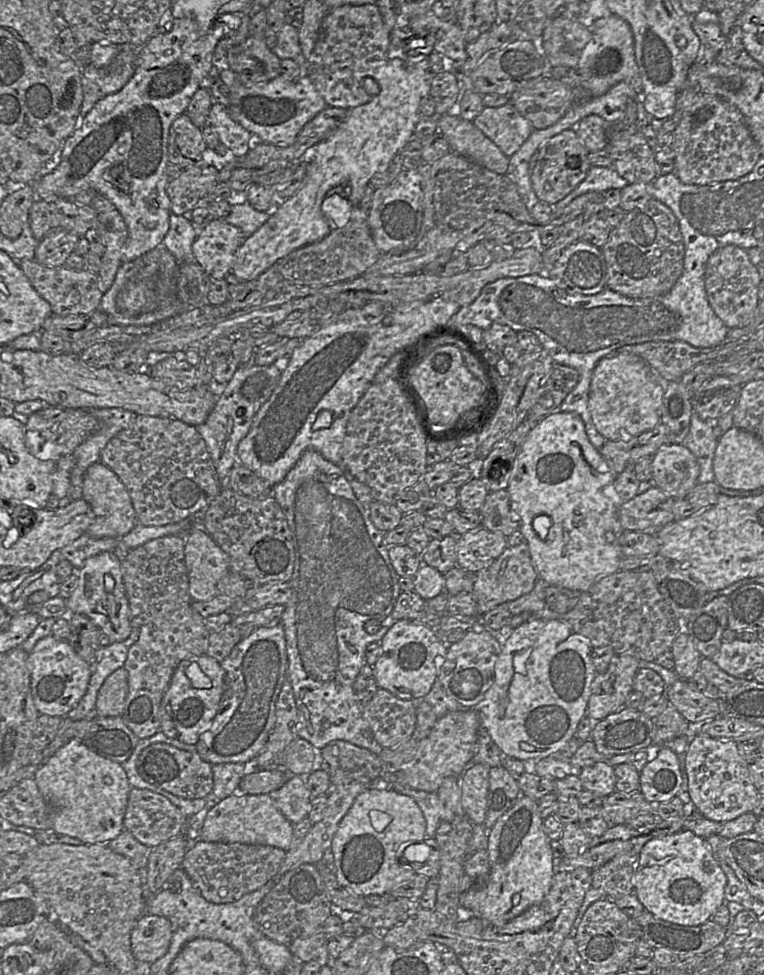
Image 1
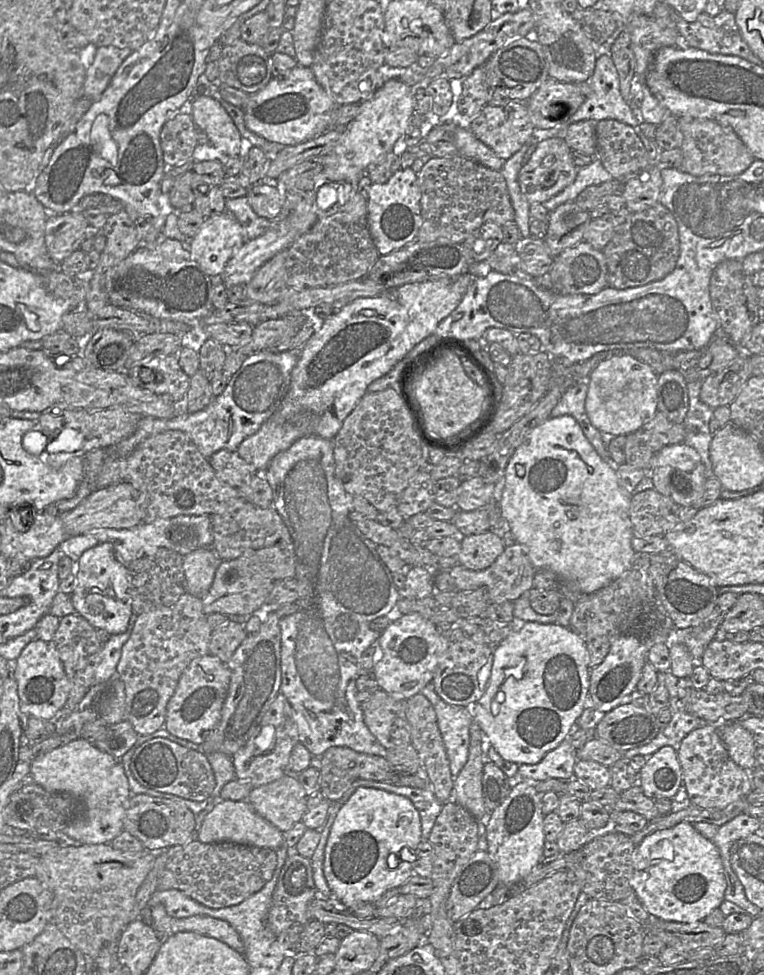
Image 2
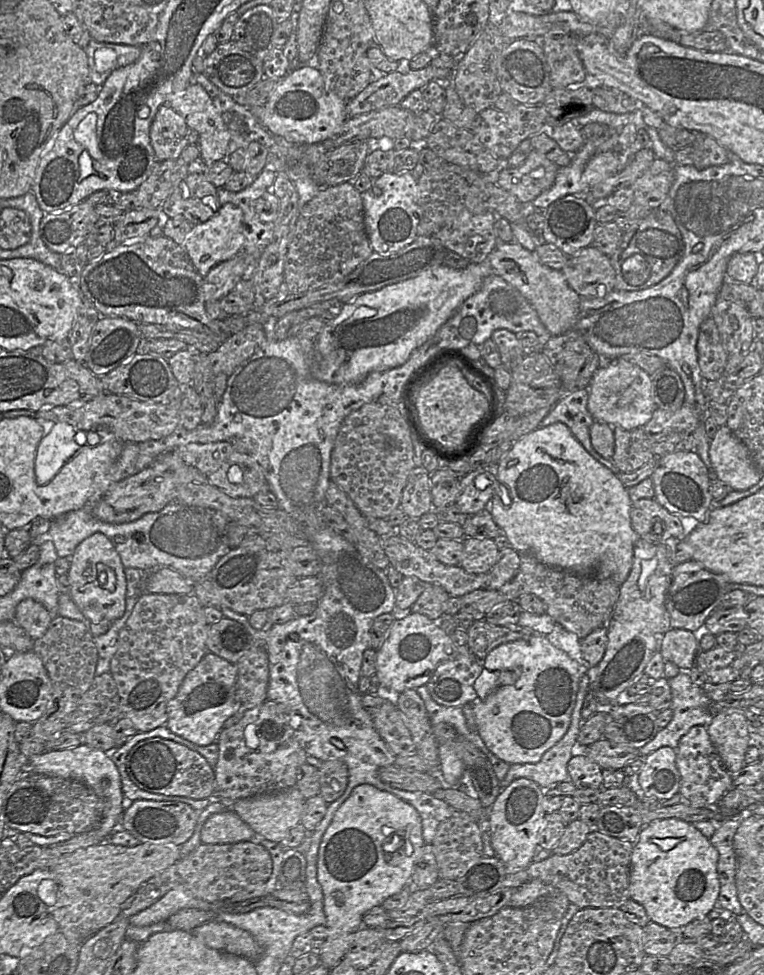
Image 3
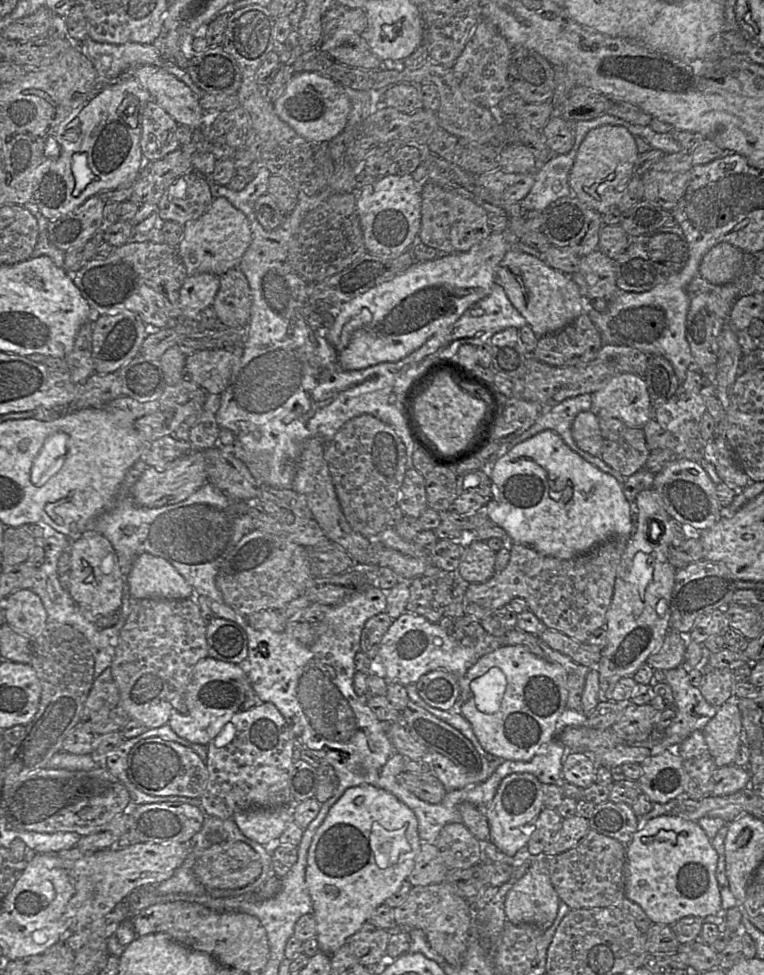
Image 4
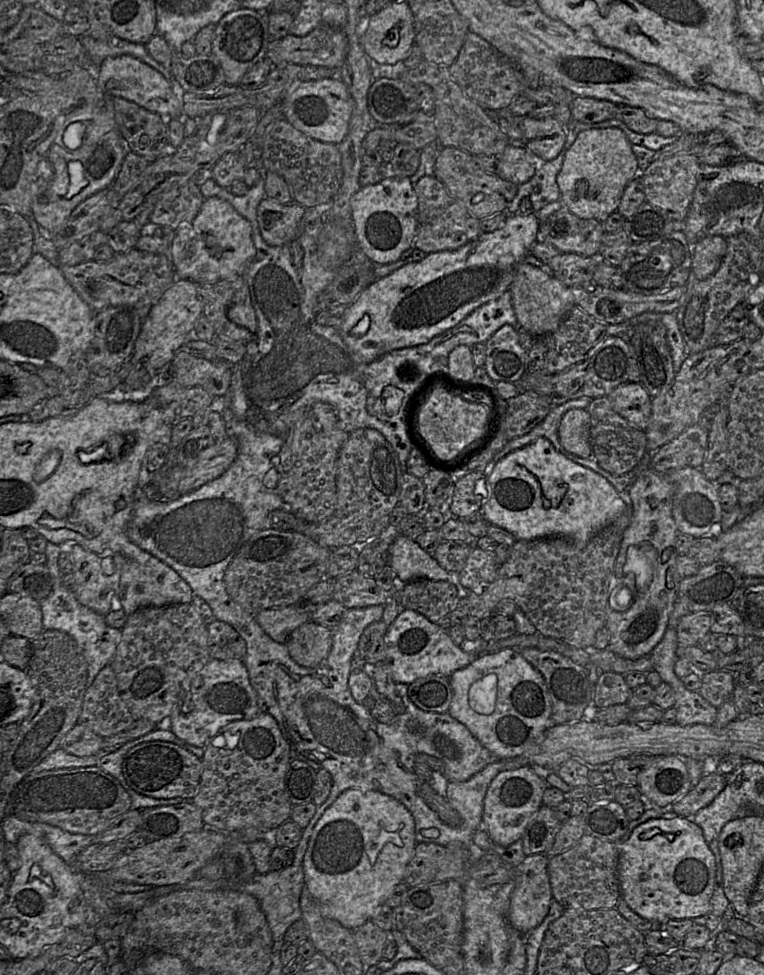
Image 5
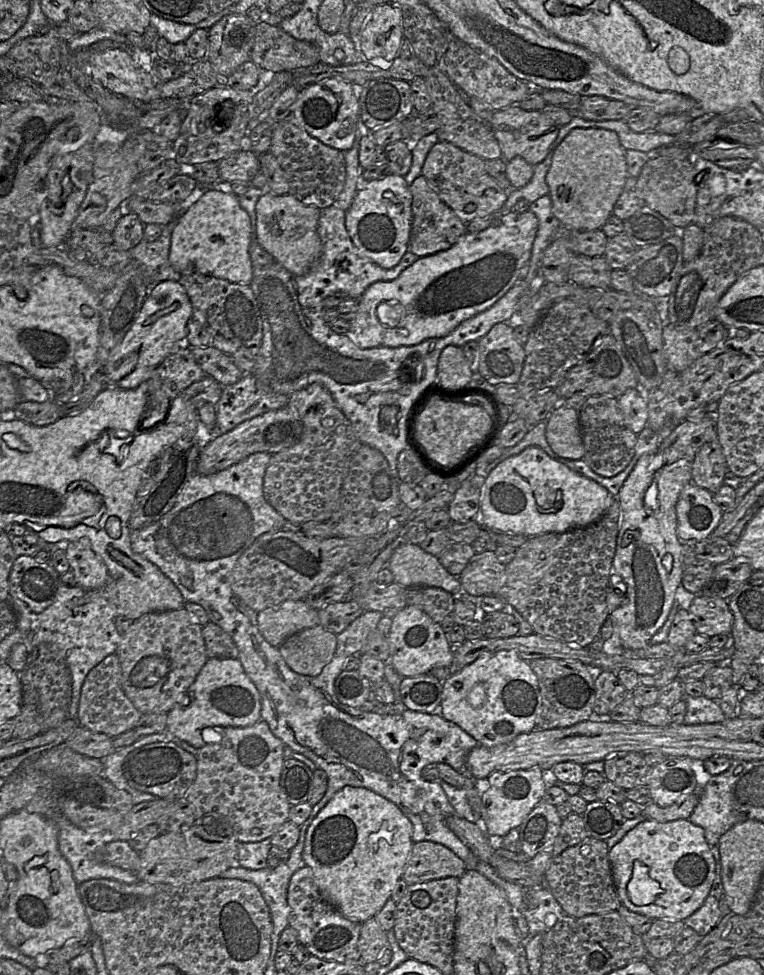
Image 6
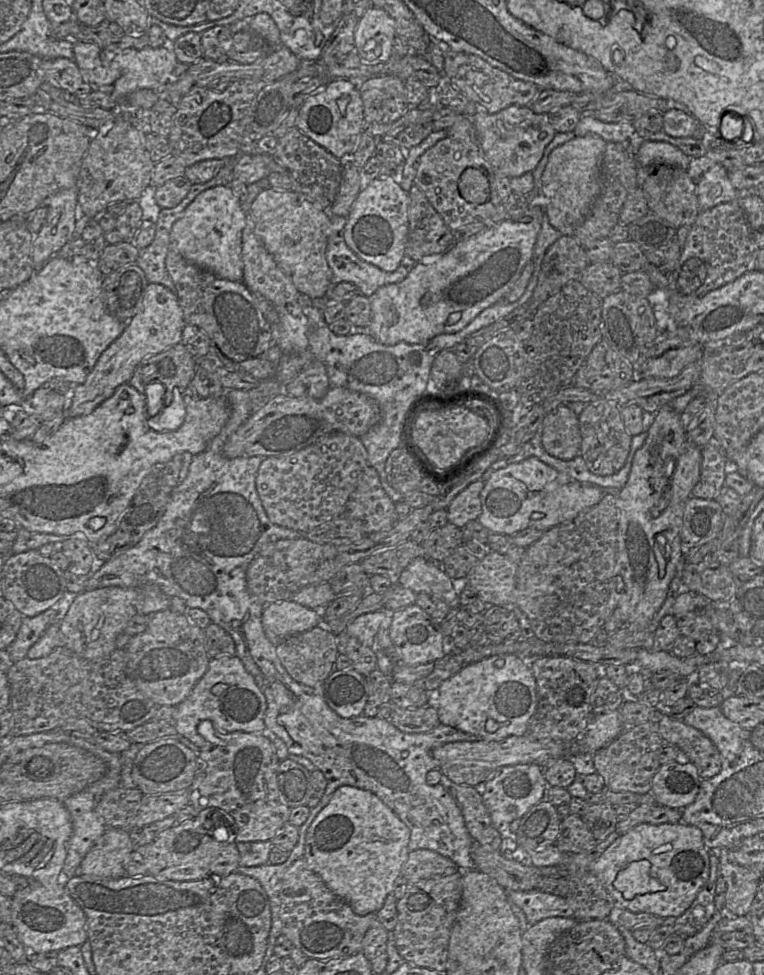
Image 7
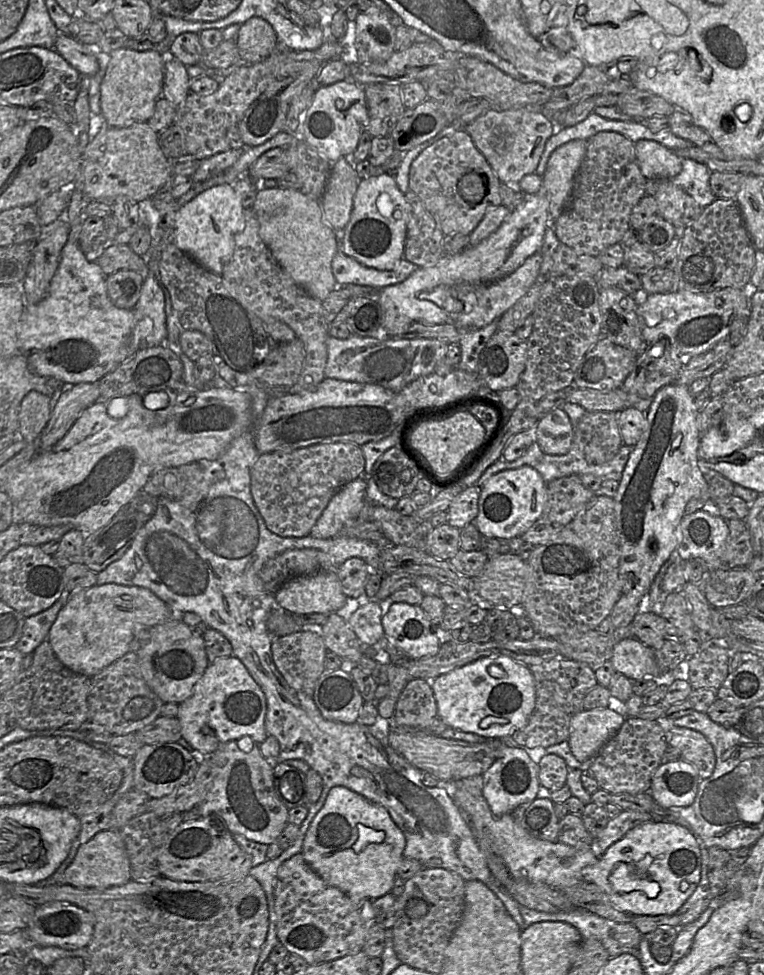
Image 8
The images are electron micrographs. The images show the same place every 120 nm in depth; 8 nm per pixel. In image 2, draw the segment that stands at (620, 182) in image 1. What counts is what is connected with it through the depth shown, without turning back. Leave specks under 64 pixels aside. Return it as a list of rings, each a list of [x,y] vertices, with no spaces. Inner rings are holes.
[[[596,156],[590,157],[593,157],[592,162],[578,169],[576,178],[570,185],[543,203],[547,210],[552,211],[567,201],[574,201],[589,186],[599,185],[613,179],[612,175],[605,170]]]

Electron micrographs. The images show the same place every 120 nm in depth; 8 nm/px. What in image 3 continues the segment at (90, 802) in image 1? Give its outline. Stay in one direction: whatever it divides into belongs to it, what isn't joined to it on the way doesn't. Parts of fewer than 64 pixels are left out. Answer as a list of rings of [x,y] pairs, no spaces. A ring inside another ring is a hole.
[[[82,744],[74,748],[45,751],[29,760],[32,770],[39,773],[84,782],[104,801],[104,811],[98,825],[99,835],[109,837],[121,827],[121,820],[126,809],[127,800],[122,790],[119,770],[110,757],[110,753]]]

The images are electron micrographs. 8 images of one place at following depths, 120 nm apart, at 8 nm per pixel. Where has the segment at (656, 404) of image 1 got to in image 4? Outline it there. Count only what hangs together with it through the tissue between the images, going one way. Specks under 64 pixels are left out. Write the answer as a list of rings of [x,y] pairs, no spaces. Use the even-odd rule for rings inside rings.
[[[621,373],[592,393],[590,411],[617,418],[629,427],[642,428],[650,418],[652,404],[645,379]]]

